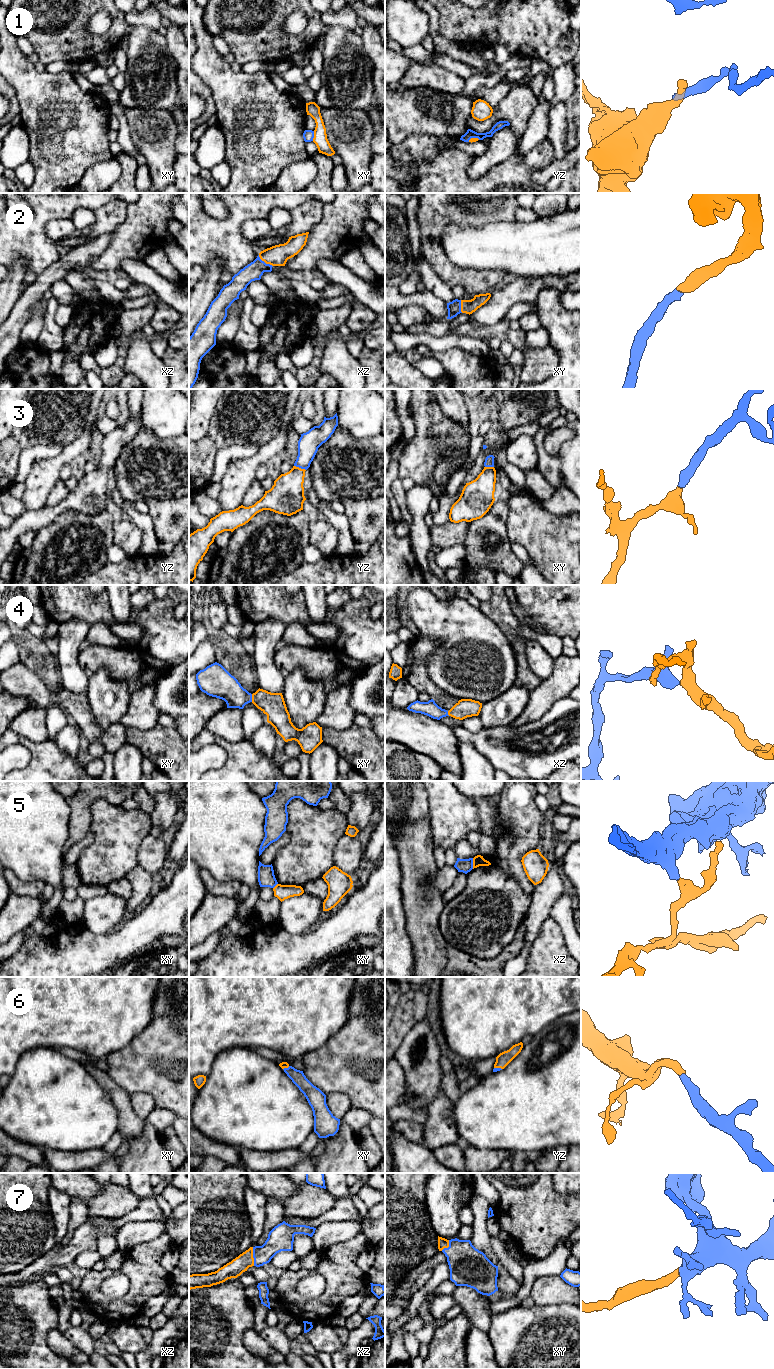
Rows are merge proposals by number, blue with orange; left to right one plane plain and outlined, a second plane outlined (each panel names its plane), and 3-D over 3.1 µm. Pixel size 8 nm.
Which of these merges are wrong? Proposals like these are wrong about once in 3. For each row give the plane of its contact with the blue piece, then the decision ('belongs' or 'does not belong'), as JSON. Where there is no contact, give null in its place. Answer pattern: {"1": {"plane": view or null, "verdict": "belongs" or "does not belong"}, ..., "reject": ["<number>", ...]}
{"1": {"plane": "xy", "verdict": "does not belong"}, "2": {"plane": "xz", "verdict": "belongs"}, "3": {"plane": "yz", "verdict": "belongs"}, "4": {"plane": "xy", "verdict": "belongs"}, "5": {"plane": "xz", "verdict": "does not belong"}, "6": {"plane": "yz", "verdict": "belongs"}, "7": {"plane": "xz", "verdict": "belongs"}, "reject": ["1", "5"]}

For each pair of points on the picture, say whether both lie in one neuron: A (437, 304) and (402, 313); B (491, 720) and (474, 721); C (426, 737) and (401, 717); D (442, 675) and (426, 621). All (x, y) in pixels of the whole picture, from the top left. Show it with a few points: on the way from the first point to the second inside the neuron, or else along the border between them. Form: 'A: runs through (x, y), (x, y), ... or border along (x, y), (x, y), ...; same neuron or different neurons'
A: border along (398, 308), (418, 305), (427, 312); different neurons
B: border along (478, 715), (484, 727); different neurons
C: runs through (420, 733), (407, 723); same neuron
D: runs through (445, 662), (445, 640), (439, 634); same neuron

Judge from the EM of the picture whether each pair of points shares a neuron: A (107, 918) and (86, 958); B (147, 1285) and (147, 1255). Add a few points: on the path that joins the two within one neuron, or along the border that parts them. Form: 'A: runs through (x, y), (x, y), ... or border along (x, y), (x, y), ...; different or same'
A: border along (80, 923), (95, 933), (107, 933), (118, 925); different
B: runs through (147, 1278), (147, 1262); same

